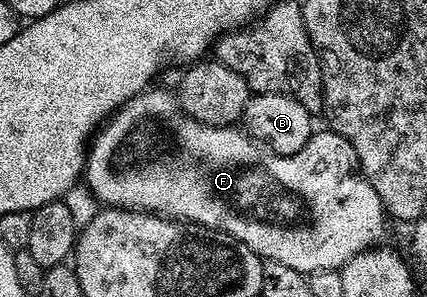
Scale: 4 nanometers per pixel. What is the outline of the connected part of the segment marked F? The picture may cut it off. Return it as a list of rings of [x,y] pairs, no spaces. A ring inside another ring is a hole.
[[[148,88],[133,96],[126,104],[119,107],[101,129],[94,135],[87,152],[85,163],[85,185],[95,195],[96,200],[107,208],[122,208],[124,210],[142,210],[148,214],[157,214],[161,218],[173,218],[176,222],[196,222],[199,226],[207,226],[210,230],[220,230],[245,244],[258,254],[260,258],[277,264],[289,264],[302,274],[312,274],[318,270],[342,270],[349,260],[353,260],[363,250],[369,250],[384,241],[387,234],[389,215],[383,209],[381,196],[373,192],[373,184],[363,177],[359,161],[355,155],[353,144],[345,140],[345,136],[336,134],[330,128],[312,133],[311,139],[295,154],[276,154],[274,150],[264,148],[262,143],[252,138],[246,129],[234,126],[204,126],[195,118],[188,116],[181,108],[178,97],[167,90]]]

